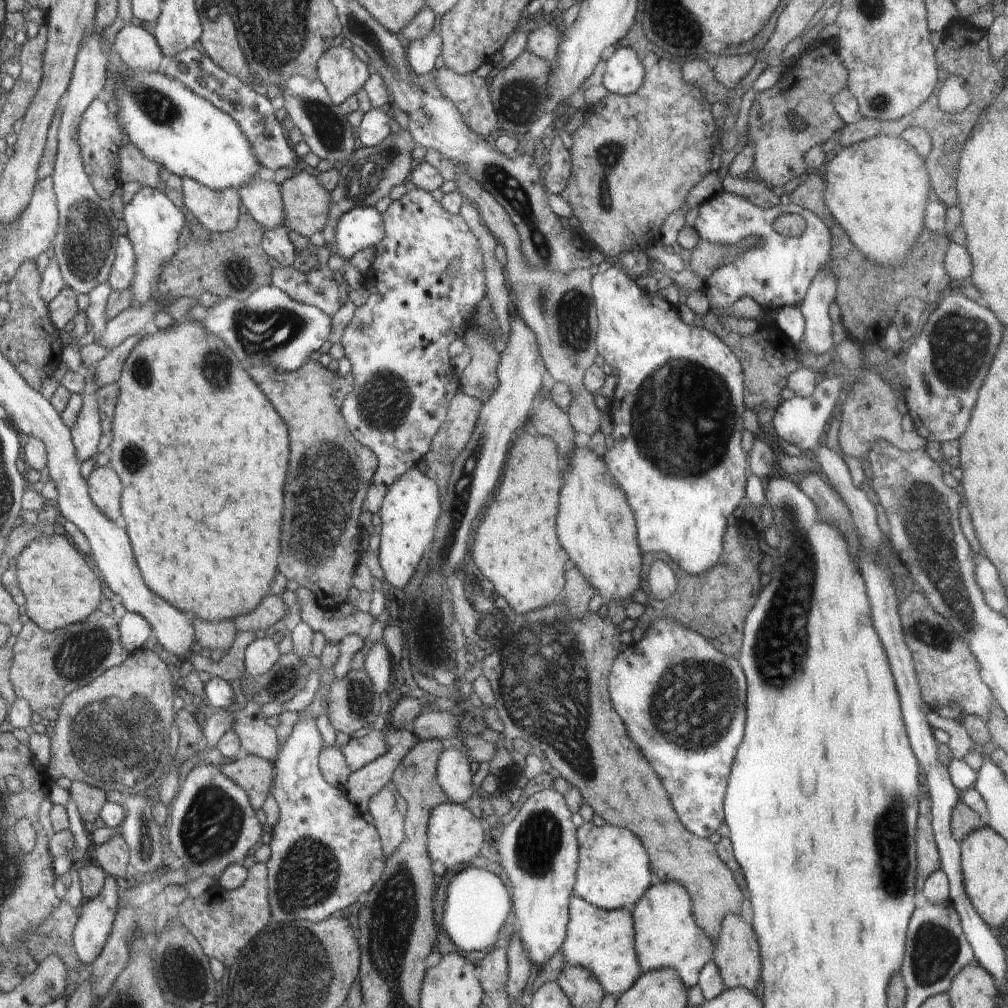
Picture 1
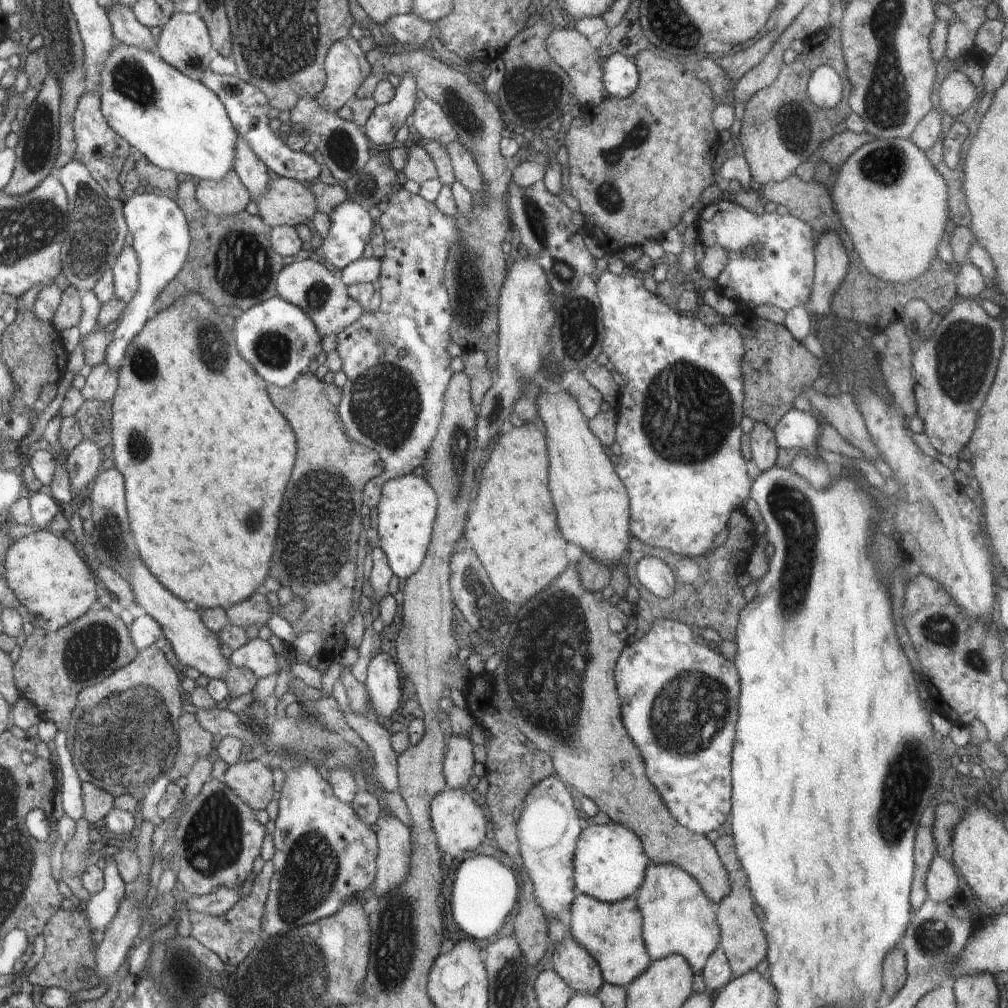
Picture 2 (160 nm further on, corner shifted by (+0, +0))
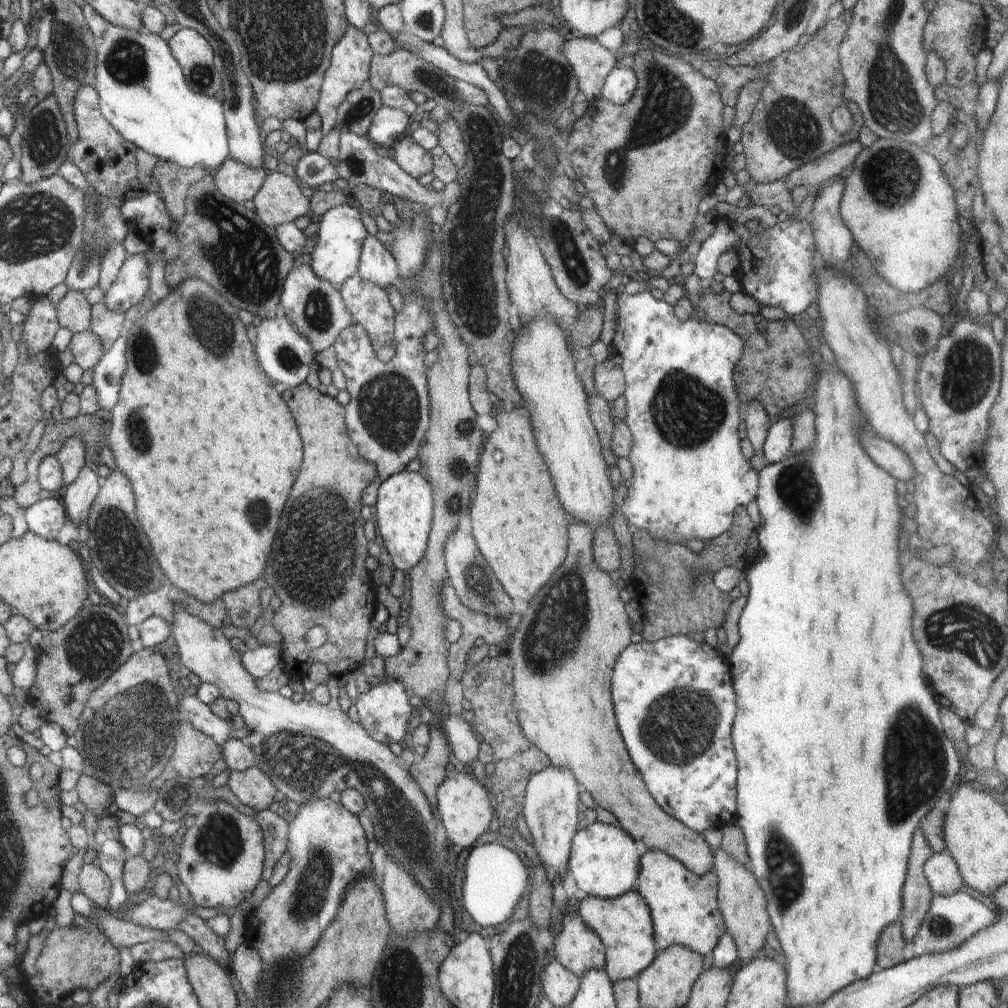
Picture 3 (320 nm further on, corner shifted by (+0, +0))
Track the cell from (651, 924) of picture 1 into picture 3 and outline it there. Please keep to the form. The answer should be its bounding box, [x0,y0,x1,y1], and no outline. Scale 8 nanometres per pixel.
[636,850,727,956]

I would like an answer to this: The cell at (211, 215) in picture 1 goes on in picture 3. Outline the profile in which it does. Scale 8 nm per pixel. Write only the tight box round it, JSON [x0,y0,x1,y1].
[213,158,268,205]

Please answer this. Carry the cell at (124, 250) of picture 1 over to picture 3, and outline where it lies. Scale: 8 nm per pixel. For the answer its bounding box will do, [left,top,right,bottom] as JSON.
[104,254,150,314]

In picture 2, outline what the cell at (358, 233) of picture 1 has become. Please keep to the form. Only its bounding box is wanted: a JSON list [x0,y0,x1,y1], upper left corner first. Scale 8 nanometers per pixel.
[313,200,375,272]

